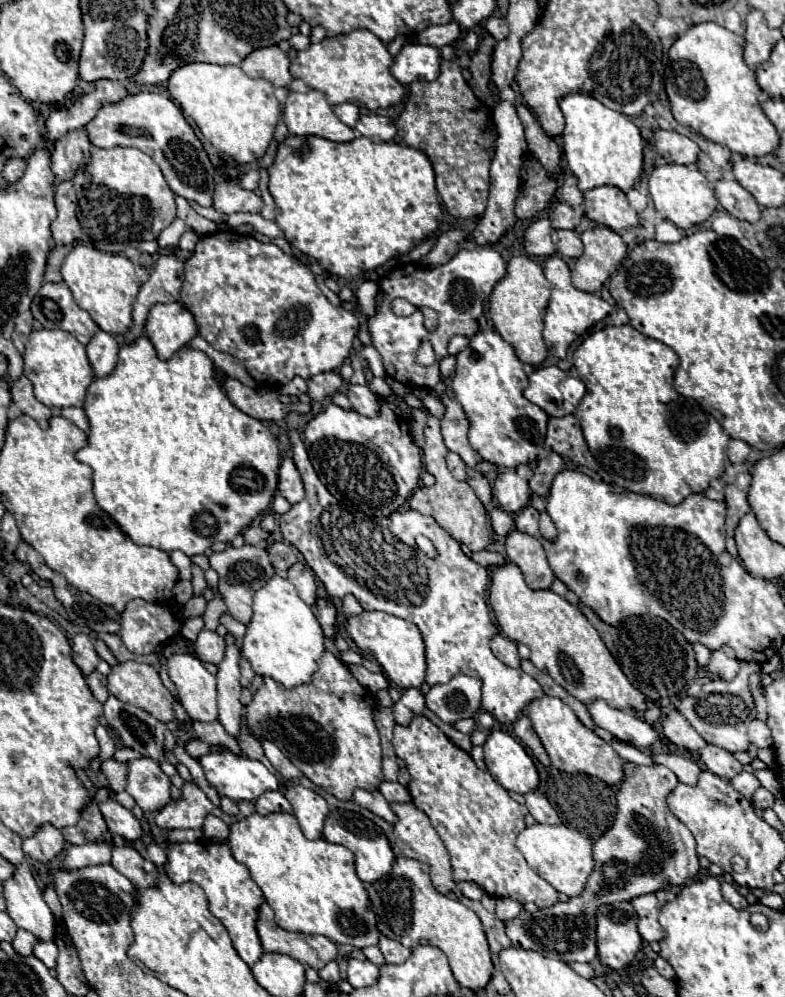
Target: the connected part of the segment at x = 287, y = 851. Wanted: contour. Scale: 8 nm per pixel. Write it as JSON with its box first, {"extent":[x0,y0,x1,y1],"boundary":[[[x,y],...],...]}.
{"extent":[229,813,381,949],"boundary":[[[255,813],[247,819],[235,821],[231,825],[229,845],[233,857],[249,867],[251,879],[261,887],[267,903],[273,907],[279,927],[305,935],[325,935],[335,943],[353,945],[357,949],[379,943],[381,933],[377,931],[377,917],[371,911],[367,889],[355,873],[355,855],[347,847],[329,843],[325,839],[309,841],[301,833],[297,817],[291,813],[271,813],[265,817]]]}

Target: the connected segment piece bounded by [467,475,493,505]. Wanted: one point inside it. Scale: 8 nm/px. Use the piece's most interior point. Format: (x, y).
(480, 486)

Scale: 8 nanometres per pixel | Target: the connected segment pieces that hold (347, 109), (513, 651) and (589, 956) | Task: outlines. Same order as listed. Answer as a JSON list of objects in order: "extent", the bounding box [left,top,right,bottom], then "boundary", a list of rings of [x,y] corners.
[{"extent":[333,103,359,129],"boundary":[[[355,103],[335,105],[333,111],[335,111],[335,115],[337,115],[345,125],[349,125],[349,127],[355,129],[355,123],[357,123],[357,119],[359,119],[359,107],[357,107]]]},{"extent":[491,633,521,669],"boundary":[[[497,633],[497,635],[491,639],[491,651],[495,653],[495,657],[497,657],[499,661],[503,661],[505,665],[509,665],[509,667],[513,667],[513,669],[517,669],[519,663],[521,663],[521,657],[519,657],[519,653],[517,653],[517,643],[511,641],[509,637],[501,635],[501,633]]]},{"extent":[505,763,699,963],"boundary":[[[627,763],[625,765],[625,775],[627,779],[621,783],[619,791],[617,791],[617,819],[613,823],[613,827],[595,841],[593,845],[593,861],[595,861],[595,869],[585,885],[585,891],[579,897],[569,899],[567,903],[557,903],[549,909],[541,909],[541,911],[549,911],[549,913],[527,913],[521,911],[521,915],[513,921],[509,921],[505,925],[507,937],[513,941],[513,947],[517,949],[531,949],[537,951],[545,957],[551,959],[561,959],[561,961],[579,961],[579,963],[591,963],[597,959],[597,935],[595,935],[595,927],[597,927],[597,911],[601,905],[607,903],[615,903],[617,899],[635,899],[639,895],[645,893],[653,893],[665,887],[681,887],[687,883],[687,879],[695,877],[699,871],[699,857],[697,857],[697,843],[691,835],[691,831],[669,811],[667,807],[667,795],[677,787],[677,777],[673,771],[669,771],[663,765],[655,765],[655,767],[643,767],[643,765],[635,765],[635,763]]]}]

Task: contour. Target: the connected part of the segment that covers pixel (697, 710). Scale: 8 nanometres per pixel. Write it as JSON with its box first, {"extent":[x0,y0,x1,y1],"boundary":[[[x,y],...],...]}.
{"extent":[679,663,757,753],"boundary":[[[741,663],[741,671],[733,681],[713,679],[701,687],[701,691],[695,697],[685,697],[679,701],[679,711],[687,717],[687,721],[693,725],[693,729],[711,745],[723,747],[731,753],[735,751],[747,751],[749,737],[747,737],[747,725],[755,719],[755,703],[751,699],[749,689],[749,675],[757,671],[757,663]]]}

